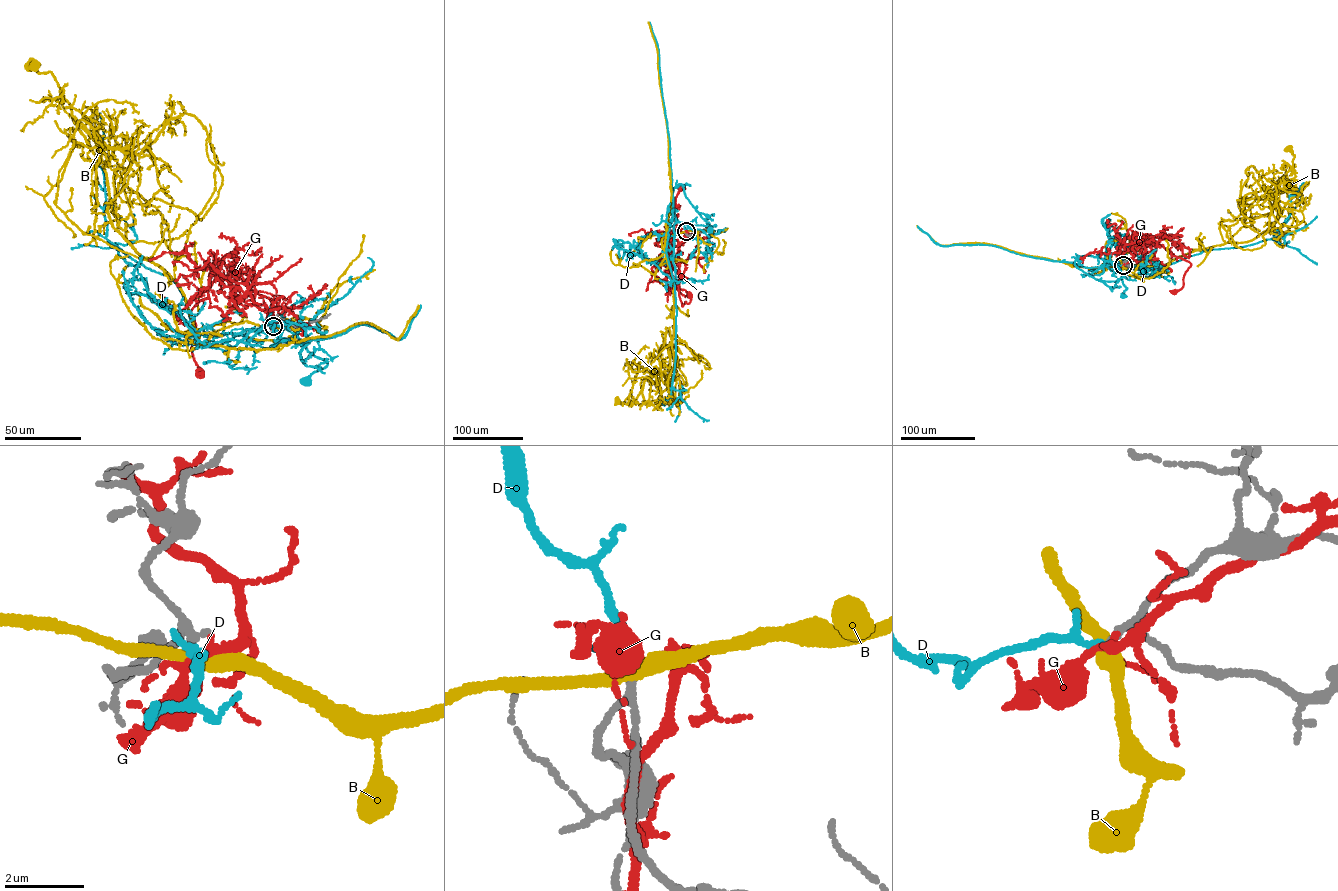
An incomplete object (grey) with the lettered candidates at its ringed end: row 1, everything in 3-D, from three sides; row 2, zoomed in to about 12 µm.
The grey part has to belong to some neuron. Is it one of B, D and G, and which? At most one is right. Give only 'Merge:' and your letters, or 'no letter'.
Merge: D

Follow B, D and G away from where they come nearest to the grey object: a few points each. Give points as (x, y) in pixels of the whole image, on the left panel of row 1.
B: (273, 325), (245, 321), (199, 342), (175, 280), (113, 228), (102, 160), (54, 75), (35, 64)
D: (273, 326), (273, 329), (269, 325), (285, 327), (308, 352), (326, 359), (326, 366), (310, 374), (306, 381)
G: (274, 325), (227, 278), (215, 278), (208, 297), (191, 311), (200, 375)

